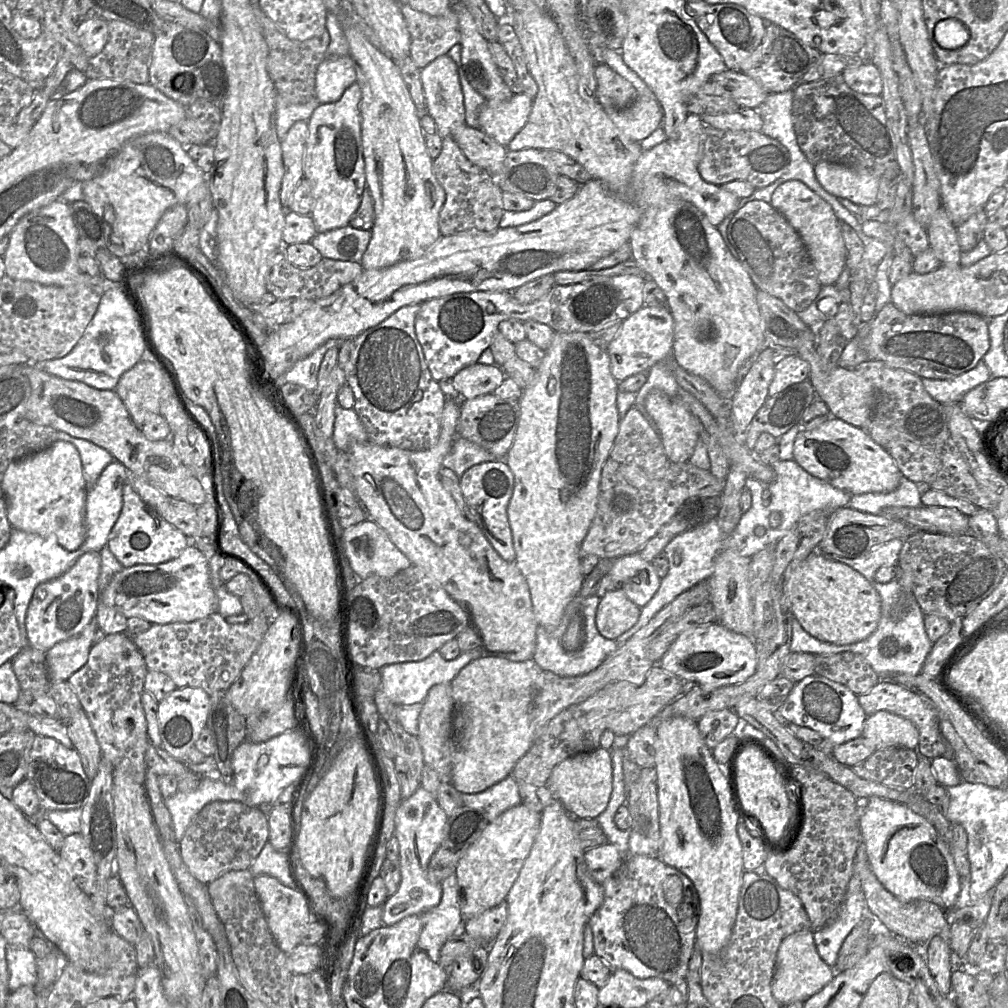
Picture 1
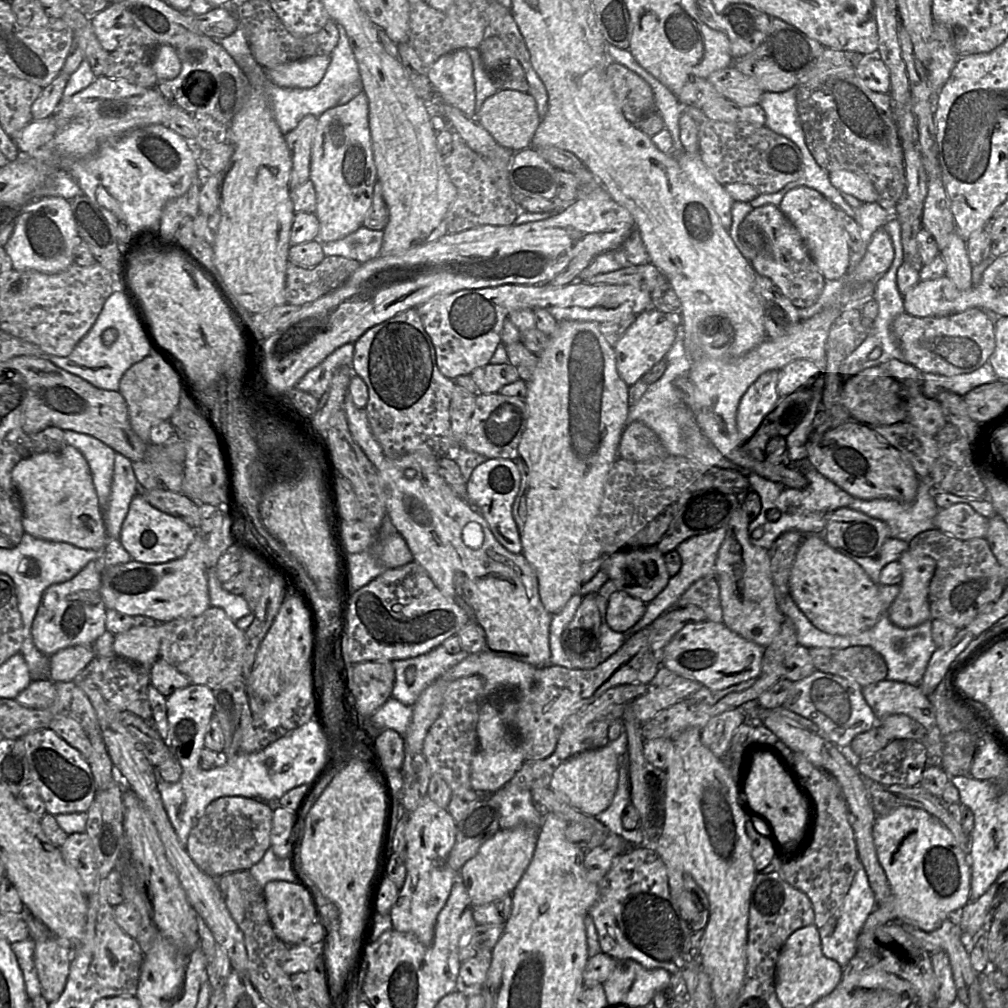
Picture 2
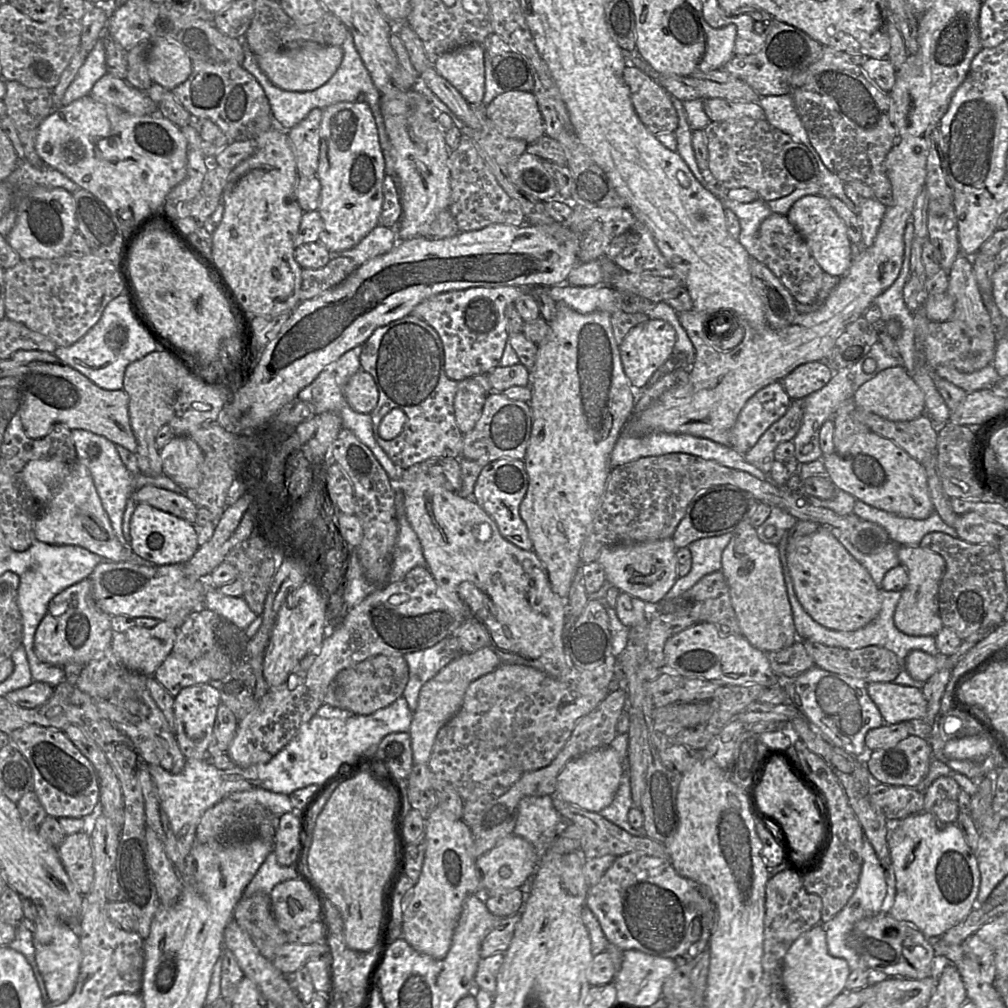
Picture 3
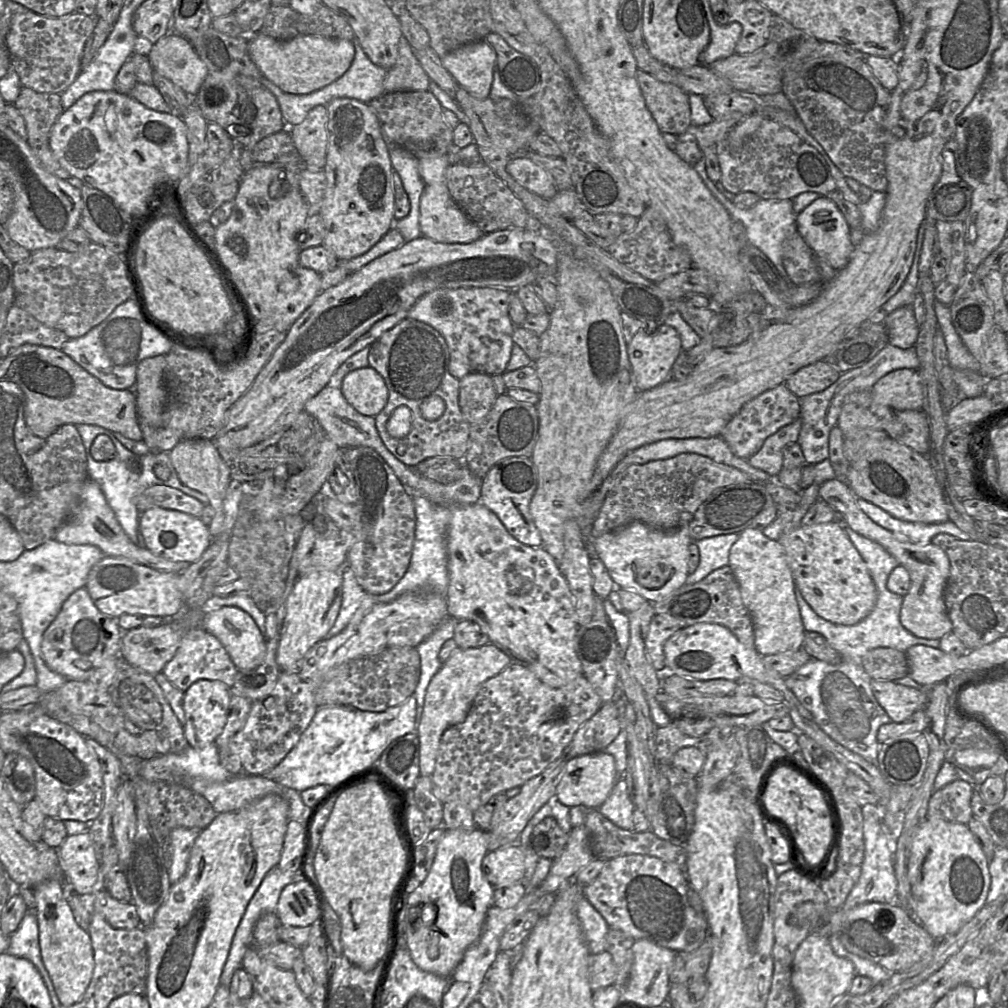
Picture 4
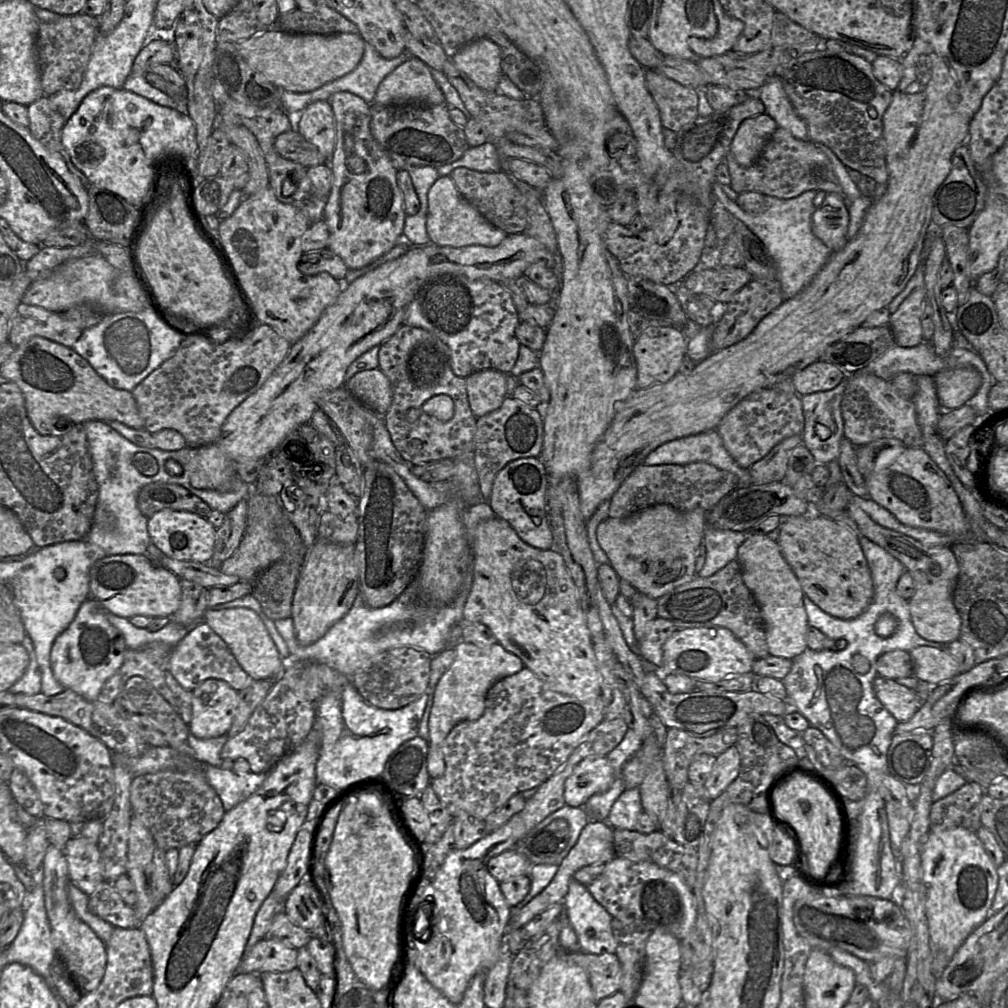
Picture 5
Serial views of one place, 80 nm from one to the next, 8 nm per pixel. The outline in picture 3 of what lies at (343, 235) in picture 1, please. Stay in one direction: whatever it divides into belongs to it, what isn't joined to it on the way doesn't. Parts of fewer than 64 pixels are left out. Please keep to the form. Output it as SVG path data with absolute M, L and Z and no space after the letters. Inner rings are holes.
M376 226L356 246L349 250L330 252L332 257L340 256L360 266L365 262L390 251L399 242L396 229Z

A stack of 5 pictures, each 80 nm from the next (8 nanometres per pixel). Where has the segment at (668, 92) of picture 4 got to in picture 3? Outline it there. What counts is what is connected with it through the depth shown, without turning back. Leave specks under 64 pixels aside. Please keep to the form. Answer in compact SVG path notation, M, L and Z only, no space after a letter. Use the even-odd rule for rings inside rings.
M633 66L624 68L623 79L629 87L633 107L647 129L654 135L674 133L678 115L672 96L663 86Z

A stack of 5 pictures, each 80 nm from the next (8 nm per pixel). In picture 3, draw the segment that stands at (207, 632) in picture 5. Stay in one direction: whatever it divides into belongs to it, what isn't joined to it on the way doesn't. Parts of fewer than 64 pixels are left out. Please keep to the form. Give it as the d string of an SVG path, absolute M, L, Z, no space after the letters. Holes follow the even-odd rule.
M175 653L164 660L153 676L174 697L185 687L210 682L210 677L201 669L199 659L189 660Z

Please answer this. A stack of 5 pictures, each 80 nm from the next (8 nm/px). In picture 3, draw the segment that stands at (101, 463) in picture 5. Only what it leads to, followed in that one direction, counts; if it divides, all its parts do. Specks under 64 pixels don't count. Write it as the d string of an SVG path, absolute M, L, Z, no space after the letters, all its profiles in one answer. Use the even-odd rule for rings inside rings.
M73 429L71 430L71 434L72 434L72 437L78 439L78 441L80 438L83 440L84 443L85 442L88 443L87 445L91 445L91 444L95 444L96 446L98 445L99 449L102 452L107 454L107 456L110 456L109 459L106 459L108 460L106 464L104 463L100 464L100 466L103 466L103 467L99 472L96 472L97 481L96 479L93 479L93 481L94 481L97 493L101 499L103 508L109 517L114 533L118 538L118 540L123 542L125 546L129 546L129 535L125 535L122 530L123 515L127 506L127 502L135 491L137 491L143 486L152 485L152 486L164 488L167 490L179 493L181 495L185 495L185 489L182 488L177 483L175 483L173 480L171 480L163 473L157 477L146 476L142 473L138 473L135 475L130 473L126 468L126 466L123 464L117 452L117 448L116 448L117 445L109 441L105 437L83 429Z

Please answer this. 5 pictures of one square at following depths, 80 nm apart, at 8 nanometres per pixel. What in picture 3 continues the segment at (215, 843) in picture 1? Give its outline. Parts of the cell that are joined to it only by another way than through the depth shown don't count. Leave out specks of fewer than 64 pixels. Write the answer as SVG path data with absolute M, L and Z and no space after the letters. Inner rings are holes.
M227 796L207 809L202 815L196 828L196 843L218 842L223 845L233 845L260 839L272 843L274 849L274 836L278 818L262 805L243 803Z

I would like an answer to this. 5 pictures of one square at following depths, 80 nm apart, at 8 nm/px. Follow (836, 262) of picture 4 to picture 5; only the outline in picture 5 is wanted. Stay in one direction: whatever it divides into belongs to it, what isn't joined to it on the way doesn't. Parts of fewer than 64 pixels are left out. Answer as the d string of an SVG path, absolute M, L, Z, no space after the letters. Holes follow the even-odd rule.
M836 193L827 194L812 216L812 231L832 252L842 249L848 242L849 211L843 198Z

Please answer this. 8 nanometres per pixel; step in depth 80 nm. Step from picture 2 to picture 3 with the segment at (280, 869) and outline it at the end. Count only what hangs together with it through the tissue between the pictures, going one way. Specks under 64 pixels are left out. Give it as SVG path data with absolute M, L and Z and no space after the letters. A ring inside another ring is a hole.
M273 850L258 869L244 894L251 896L254 893L270 895L273 888L284 881L296 879L296 872L292 866L282 866L278 863Z

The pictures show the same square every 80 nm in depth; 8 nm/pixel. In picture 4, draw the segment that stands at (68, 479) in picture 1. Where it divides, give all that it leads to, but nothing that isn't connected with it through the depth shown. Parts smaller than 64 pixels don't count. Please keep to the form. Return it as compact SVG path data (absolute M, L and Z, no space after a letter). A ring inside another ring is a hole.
M88 479L84 483L67 521L57 530L54 540L65 544L93 545L98 547L105 556L126 558L149 568L168 573L178 574L191 564L174 562L156 556L143 546L132 543L117 521L99 485L92 479Z

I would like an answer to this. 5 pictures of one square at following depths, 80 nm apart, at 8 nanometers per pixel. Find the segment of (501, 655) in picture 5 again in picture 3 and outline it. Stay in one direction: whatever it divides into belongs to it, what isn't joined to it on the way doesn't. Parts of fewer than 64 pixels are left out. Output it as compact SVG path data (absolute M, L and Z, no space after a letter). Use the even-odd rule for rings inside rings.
M488 646L472 653L463 652L424 684L409 730L414 764L428 764L439 730L461 708L468 686L479 677L495 671L503 663L504 661Z

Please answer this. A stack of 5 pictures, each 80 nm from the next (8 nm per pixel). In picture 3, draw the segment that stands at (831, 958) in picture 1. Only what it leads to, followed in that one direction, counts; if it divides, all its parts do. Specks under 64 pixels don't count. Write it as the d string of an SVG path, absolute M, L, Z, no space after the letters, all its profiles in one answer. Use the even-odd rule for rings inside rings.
M864 836L862 847L862 865L857 887L842 910L831 920L822 924L826 934L826 941L829 953L837 958L847 961L851 970L860 969L868 972L871 970L854 950L848 947L846 939L853 926L860 920L871 917L881 912L885 905L887 895L886 871L882 867L870 842Z

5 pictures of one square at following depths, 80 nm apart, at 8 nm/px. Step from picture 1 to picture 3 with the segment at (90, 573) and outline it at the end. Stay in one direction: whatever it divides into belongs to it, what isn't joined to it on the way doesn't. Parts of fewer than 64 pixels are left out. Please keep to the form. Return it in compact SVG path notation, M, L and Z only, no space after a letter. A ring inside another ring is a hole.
M86 578L52 598L48 612L35 632L35 652L41 660L54 666L63 667L67 663L86 665L100 652L111 646L114 635L111 617L96 606L90 579Z

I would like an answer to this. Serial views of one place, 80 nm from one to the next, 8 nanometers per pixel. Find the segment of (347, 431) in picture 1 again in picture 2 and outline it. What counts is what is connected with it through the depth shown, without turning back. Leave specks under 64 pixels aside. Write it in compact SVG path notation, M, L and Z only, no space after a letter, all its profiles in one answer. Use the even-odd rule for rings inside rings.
M346 395L344 411L355 442L375 465L381 464L386 456L381 445L372 434L365 410L355 406L351 397Z

